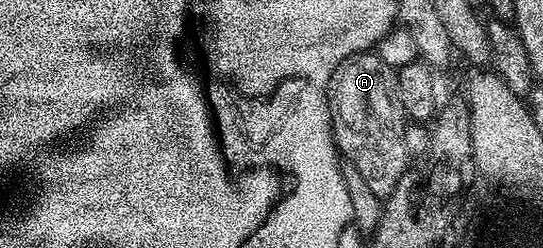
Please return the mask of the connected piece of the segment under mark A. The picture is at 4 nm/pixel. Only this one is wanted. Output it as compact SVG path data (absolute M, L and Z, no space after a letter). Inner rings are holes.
M376 52L349 56L329 80L329 110L338 152L356 167L375 195L388 193L406 174L404 142L409 127L401 104L396 68Z

